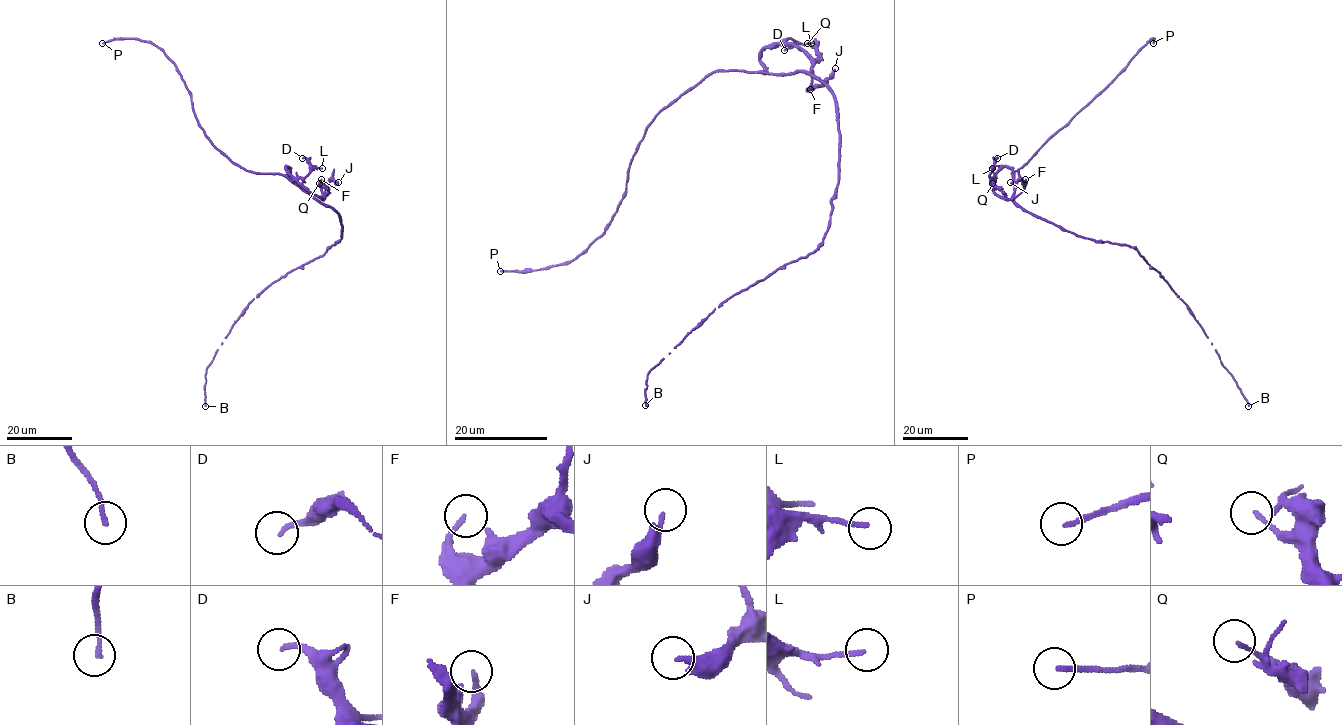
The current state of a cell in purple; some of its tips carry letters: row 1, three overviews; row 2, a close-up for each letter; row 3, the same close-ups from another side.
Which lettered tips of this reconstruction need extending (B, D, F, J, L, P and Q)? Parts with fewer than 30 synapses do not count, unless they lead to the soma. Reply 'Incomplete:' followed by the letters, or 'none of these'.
Incomplete: P

